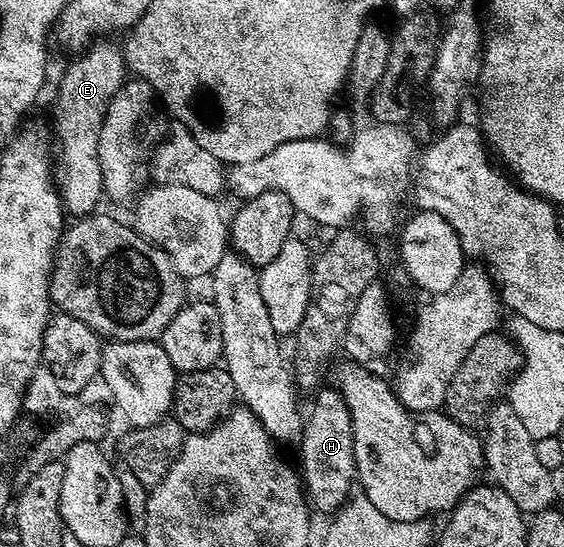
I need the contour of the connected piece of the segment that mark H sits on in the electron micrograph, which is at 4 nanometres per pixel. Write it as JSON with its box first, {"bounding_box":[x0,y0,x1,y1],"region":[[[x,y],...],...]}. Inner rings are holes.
{"bounding_box":[298,386,356,514],"region":[[[324,386],[315,393],[316,405],[312,408],[312,413],[307,413],[306,419],[302,424],[302,431],[298,441],[300,448],[300,465],[302,471],[302,482],[306,487],[307,497],[313,509],[327,514],[335,514],[348,503],[353,495],[354,481],[356,480],[356,463],[354,462],[354,426],[350,410],[344,401],[344,395],[337,392],[331,386]]]}

